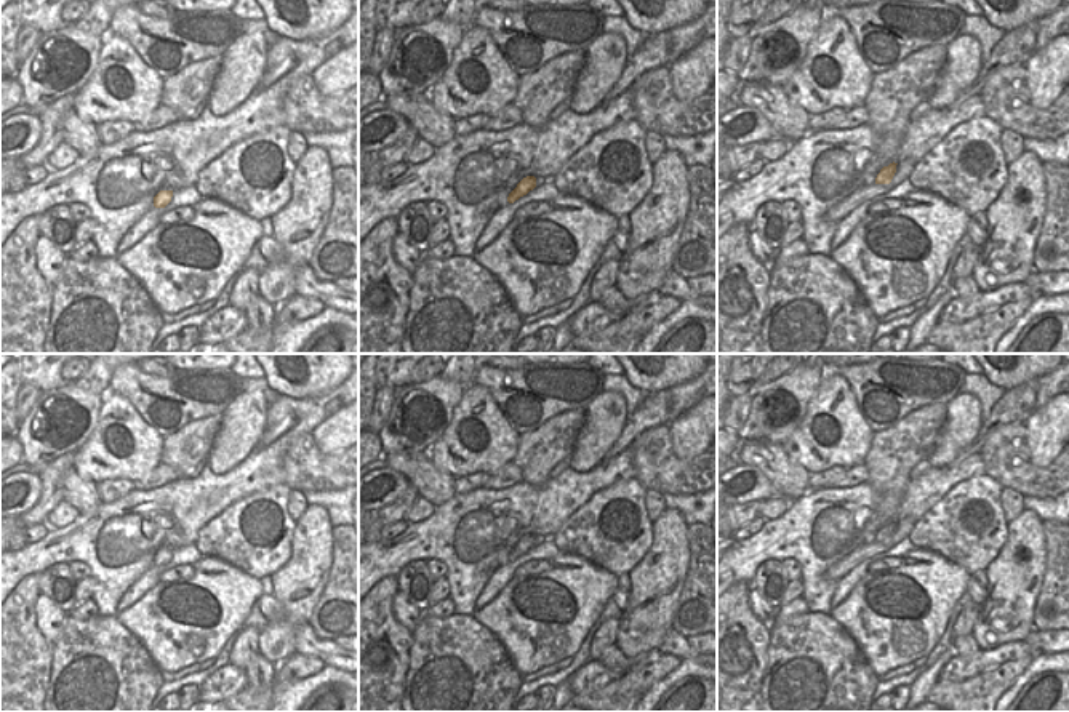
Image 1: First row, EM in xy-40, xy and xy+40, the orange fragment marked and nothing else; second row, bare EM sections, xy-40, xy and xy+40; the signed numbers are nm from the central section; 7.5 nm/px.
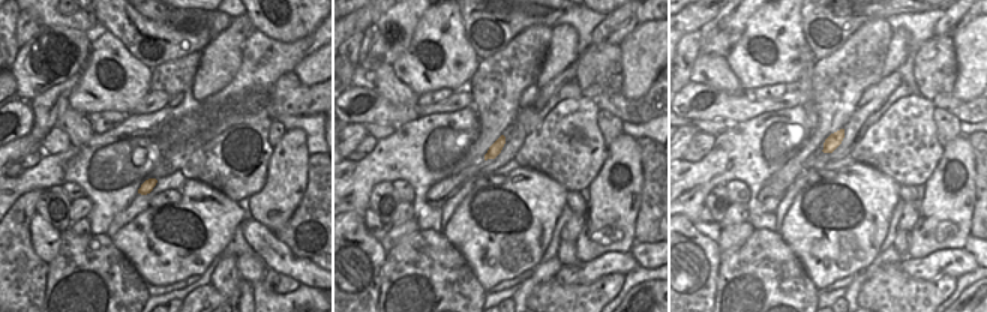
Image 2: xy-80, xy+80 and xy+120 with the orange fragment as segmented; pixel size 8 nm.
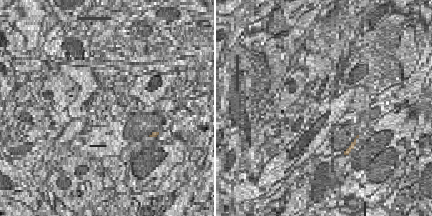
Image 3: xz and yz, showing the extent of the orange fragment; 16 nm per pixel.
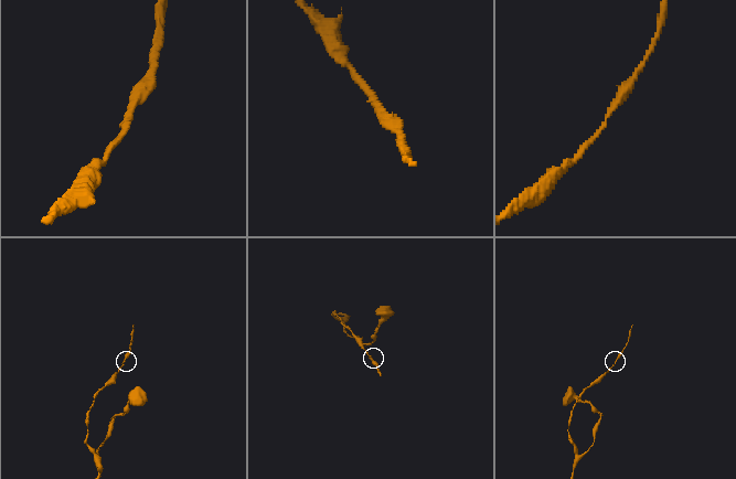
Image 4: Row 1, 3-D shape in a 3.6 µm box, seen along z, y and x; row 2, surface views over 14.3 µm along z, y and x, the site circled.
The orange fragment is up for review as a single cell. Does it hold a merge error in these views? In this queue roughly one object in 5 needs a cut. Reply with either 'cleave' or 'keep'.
keep

